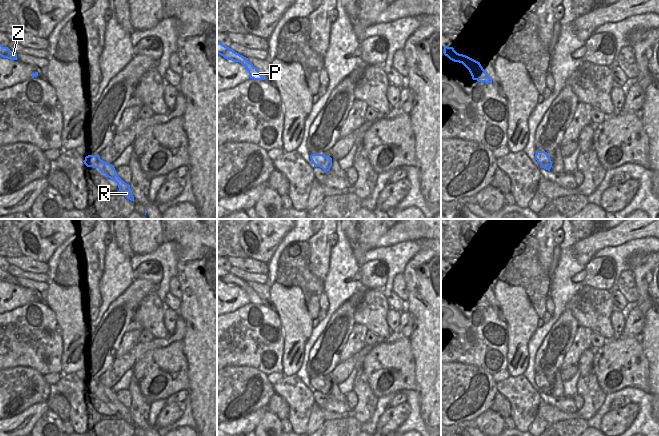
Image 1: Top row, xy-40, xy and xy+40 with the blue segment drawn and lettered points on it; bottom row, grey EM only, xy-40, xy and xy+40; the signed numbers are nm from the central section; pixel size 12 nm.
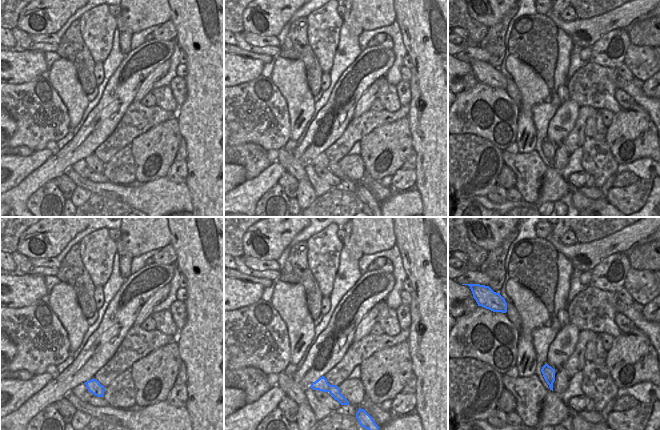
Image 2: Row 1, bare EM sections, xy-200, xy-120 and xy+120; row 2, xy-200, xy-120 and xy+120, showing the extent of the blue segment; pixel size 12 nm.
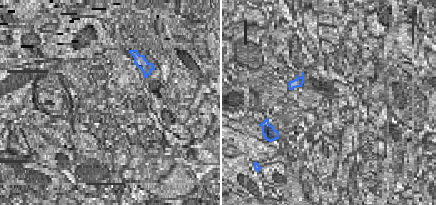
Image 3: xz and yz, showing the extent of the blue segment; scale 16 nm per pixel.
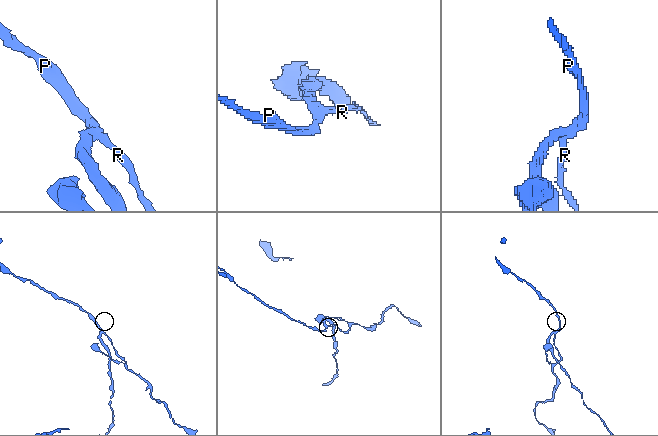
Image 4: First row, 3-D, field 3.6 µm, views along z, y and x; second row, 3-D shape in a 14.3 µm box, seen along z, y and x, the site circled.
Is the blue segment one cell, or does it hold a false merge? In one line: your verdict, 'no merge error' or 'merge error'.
merge error

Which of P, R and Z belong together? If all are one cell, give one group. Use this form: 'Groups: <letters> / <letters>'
Groups: P Z / R

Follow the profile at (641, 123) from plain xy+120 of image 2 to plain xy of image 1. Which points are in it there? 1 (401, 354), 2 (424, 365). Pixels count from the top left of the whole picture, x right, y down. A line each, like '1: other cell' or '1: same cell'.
1: same cell
2: other cell

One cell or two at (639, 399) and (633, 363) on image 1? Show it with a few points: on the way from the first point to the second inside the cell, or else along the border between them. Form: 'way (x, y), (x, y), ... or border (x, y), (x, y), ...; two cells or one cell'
border (614, 391), (625, 387), (638, 387), (648, 393); two cells

